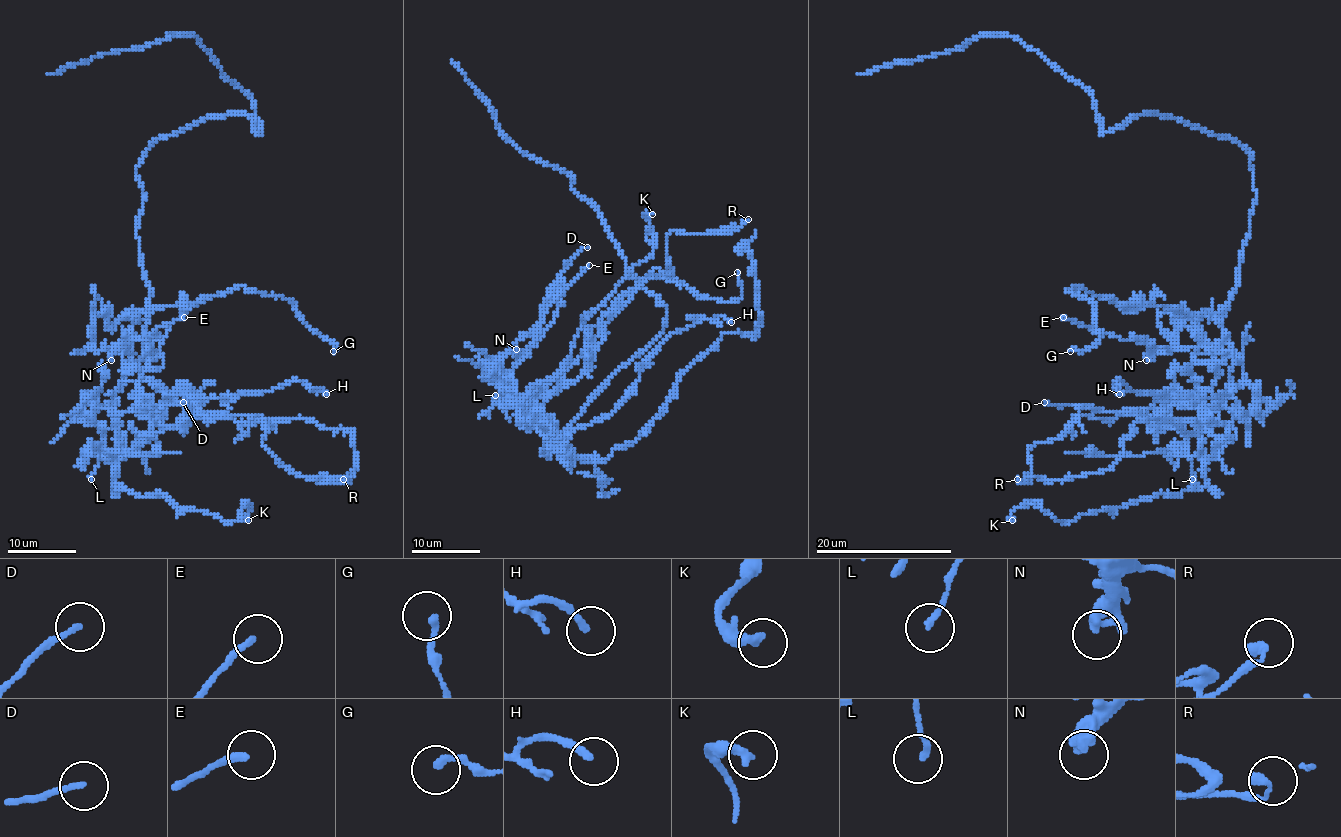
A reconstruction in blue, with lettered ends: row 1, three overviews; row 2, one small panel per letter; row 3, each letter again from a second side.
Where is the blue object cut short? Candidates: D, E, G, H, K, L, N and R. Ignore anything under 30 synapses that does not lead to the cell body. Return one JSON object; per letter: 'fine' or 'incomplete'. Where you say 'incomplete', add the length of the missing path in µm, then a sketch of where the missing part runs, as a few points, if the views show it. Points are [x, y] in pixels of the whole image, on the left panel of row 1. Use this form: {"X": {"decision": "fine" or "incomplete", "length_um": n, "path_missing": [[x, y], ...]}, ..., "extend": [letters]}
{"D": {"decision": "fine"}, "E": {"decision": "fine"}, "G": {"decision": "fine"}, "H": {"decision": "fine"}, "K": {"decision": "fine"}, "L": {"decision": "fine"}, "N": {"decision": "fine"}, "R": {"decision": "fine"}, "extend": []}

